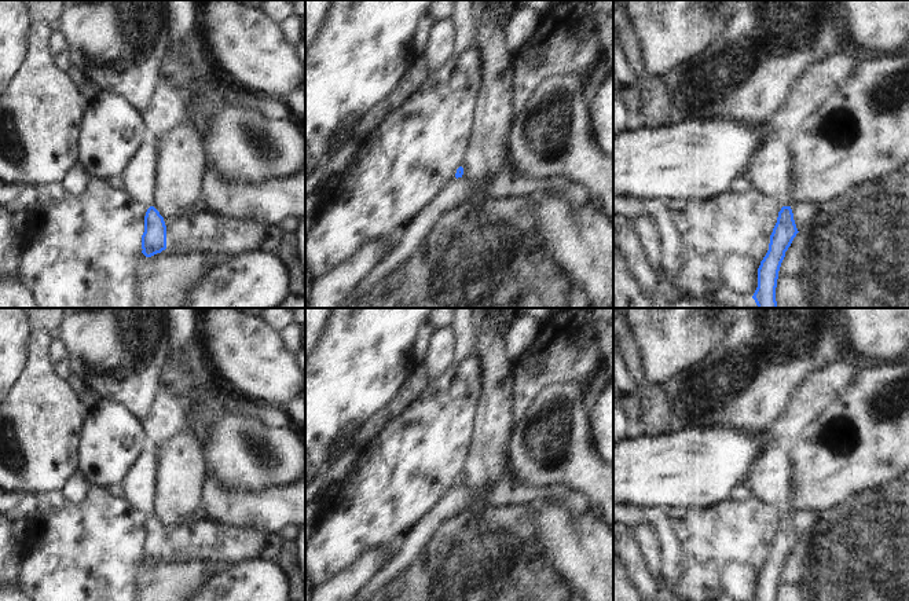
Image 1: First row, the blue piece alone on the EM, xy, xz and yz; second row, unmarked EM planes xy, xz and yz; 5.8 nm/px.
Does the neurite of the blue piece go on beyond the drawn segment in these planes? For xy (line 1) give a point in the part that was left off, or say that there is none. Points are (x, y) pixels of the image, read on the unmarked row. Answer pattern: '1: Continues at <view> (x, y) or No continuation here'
1: No continuation here.

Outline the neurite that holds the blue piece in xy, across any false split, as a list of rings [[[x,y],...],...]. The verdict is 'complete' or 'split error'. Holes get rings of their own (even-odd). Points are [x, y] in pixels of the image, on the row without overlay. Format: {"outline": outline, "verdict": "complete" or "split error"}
{"outline": [[[150,514],[144,524],[142,557],[146,565],[151,565],[166,557],[166,534],[164,525],[154,514]]], "verdict": "complete"}

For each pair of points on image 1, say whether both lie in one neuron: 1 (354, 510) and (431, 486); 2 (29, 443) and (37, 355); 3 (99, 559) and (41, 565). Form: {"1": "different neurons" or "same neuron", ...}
{"1": "same neuron", "2": "same neuron", "3": "same neuron"}

